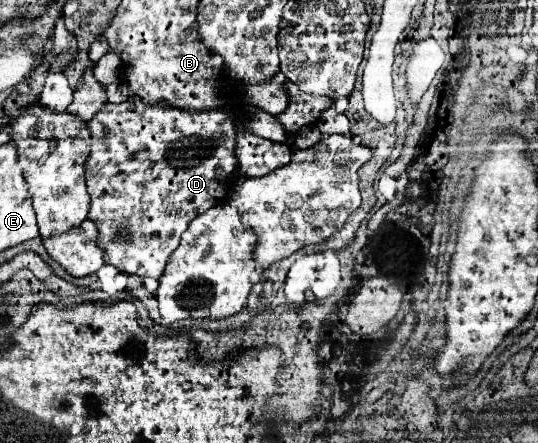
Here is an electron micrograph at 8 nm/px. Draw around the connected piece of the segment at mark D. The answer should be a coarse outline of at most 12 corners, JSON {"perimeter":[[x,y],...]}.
{"perimeter":[[106,104],[88,220],[104,262],[158,280],[236,186],[222,110]]}

